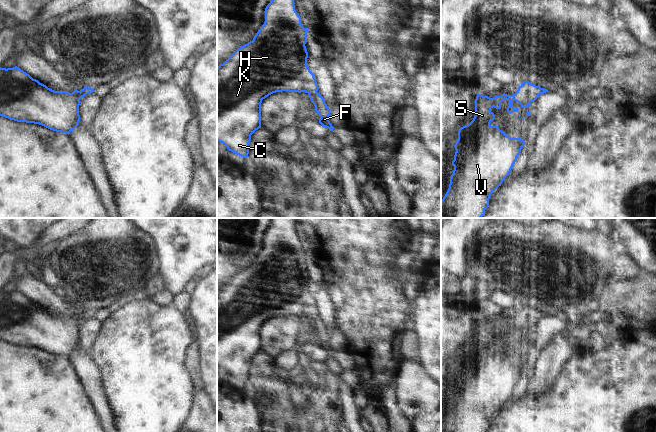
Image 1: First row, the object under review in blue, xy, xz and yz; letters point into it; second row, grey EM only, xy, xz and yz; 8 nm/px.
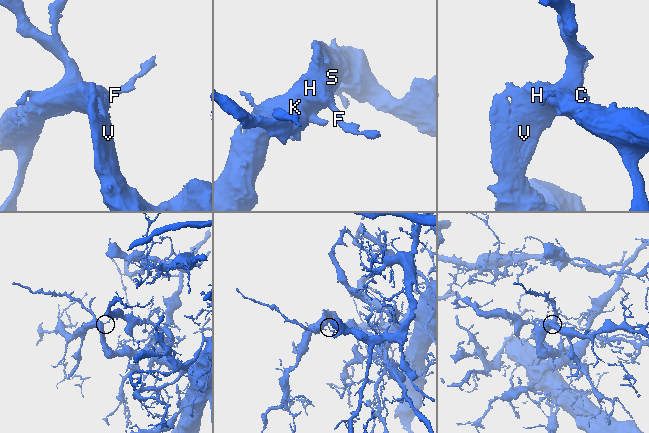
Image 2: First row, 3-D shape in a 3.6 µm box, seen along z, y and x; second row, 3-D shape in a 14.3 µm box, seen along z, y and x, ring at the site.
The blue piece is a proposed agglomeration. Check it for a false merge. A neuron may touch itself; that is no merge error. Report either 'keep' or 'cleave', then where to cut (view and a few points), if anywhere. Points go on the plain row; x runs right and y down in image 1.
keep; cut none

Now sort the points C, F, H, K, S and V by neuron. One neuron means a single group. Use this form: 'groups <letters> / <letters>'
groups C F H K S V

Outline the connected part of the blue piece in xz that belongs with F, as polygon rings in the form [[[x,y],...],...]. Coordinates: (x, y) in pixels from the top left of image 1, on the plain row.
[[[273,218],[273,222],[265,232],[265,246],[253,264],[238,272],[223,288],[217,291],[217,365],[227,373],[243,382],[249,378],[251,359],[261,352],[261,327],[269,319],[282,316],[305,316],[319,338],[319,347],[330,355],[334,353],[329,345],[330,333],[324,322],[317,316],[314,298],[307,290],[308,276],[306,273],[308,252],[301,248],[301,241],[295,234],[291,218]]]

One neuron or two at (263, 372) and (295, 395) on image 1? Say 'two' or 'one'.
two

